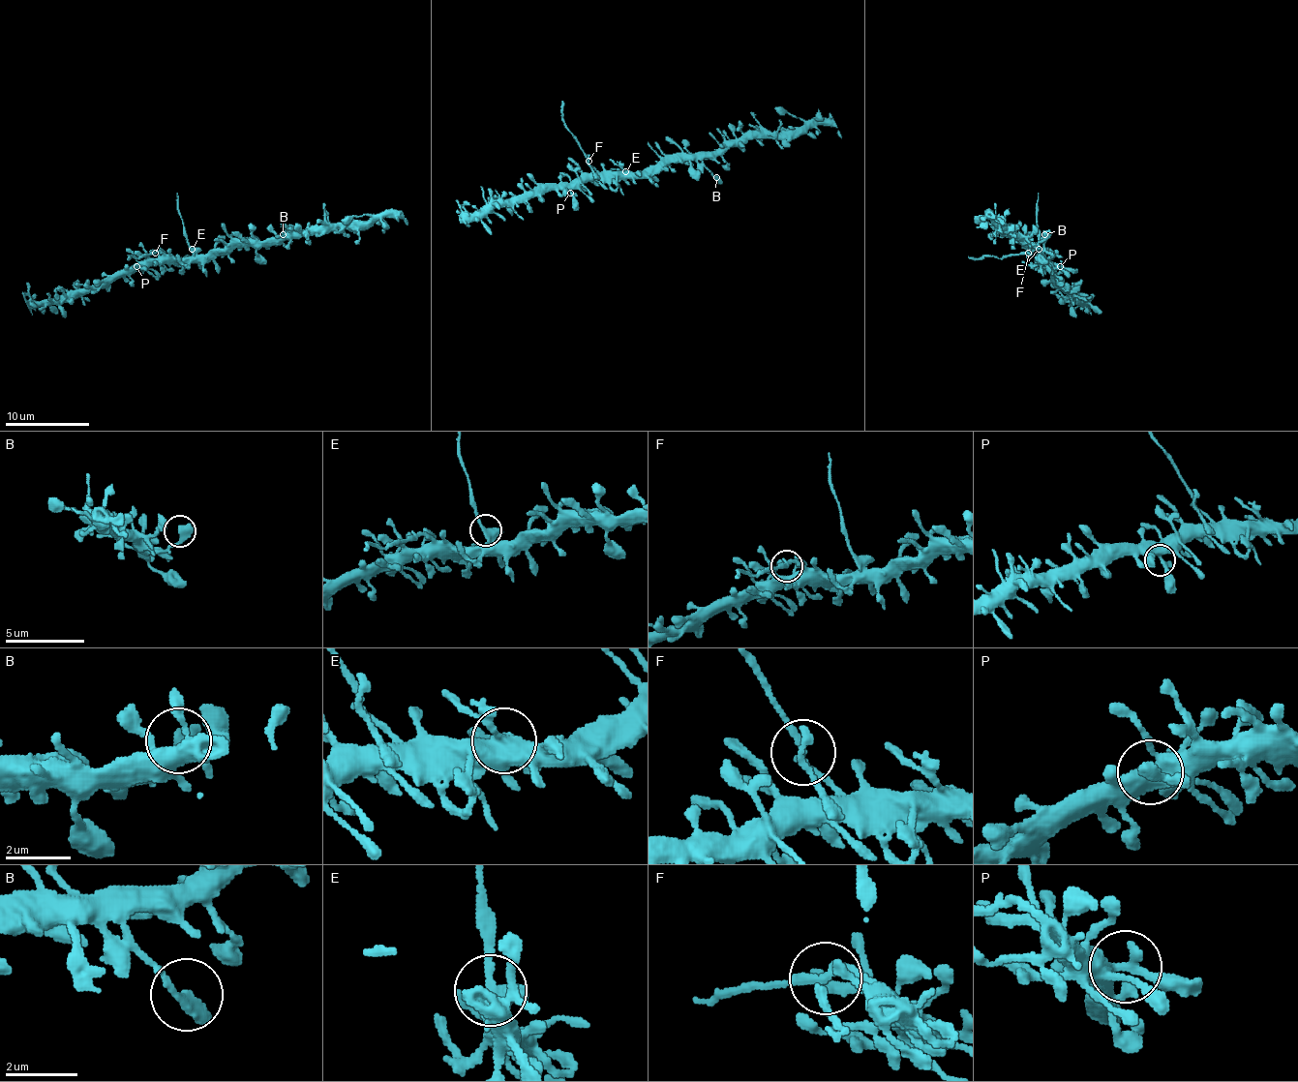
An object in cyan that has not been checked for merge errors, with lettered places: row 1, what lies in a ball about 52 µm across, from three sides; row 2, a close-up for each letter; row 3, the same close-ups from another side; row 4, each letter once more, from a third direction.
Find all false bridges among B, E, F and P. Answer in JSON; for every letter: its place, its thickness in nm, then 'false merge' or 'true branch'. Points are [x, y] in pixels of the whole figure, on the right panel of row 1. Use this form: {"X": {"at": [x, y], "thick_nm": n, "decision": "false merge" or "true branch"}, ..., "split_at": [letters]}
{"B": {"at": [1044, 234], "thick_nm": 550, "decision": "true branch"}, "E": {"at": [1039, 249], "thick_nm": 280, "decision": "false merge"}, "F": {"at": [1028, 253], "thick_nm": 200, "decision": "false merge"}, "P": {"at": [1060, 266], "thick_nm": 360, "decision": "true branch"}, "split_at": ["E", "F"]}

